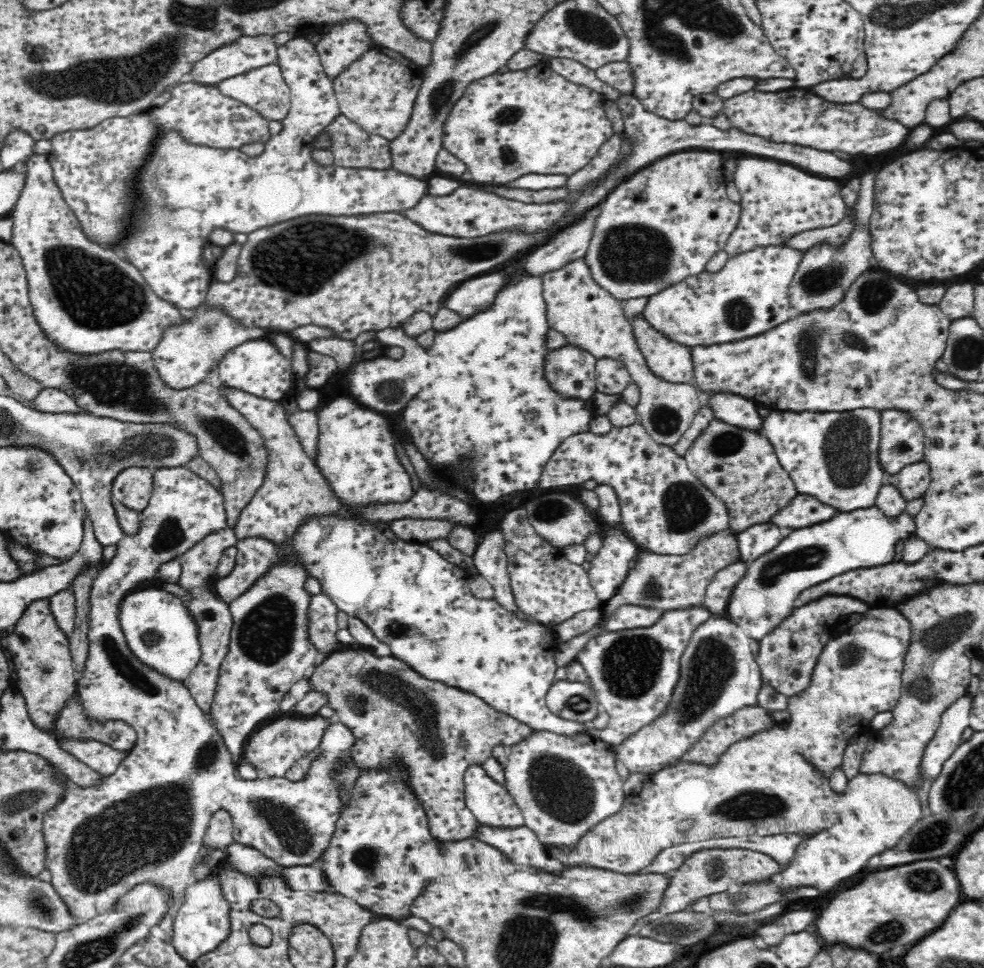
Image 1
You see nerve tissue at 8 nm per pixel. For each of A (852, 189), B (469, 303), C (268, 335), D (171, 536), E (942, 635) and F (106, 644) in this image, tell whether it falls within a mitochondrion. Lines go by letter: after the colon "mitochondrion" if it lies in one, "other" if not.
A: other
B: mitochondrion
C: other
D: mitochondrion
E: mitochondrion
F: mitochondrion

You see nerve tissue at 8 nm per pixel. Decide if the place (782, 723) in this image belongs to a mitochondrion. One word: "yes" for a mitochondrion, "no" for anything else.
no

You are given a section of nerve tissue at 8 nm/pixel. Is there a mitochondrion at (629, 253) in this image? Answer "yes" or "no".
yes

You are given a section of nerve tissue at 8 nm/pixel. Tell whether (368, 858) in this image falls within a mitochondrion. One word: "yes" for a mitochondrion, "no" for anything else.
yes

